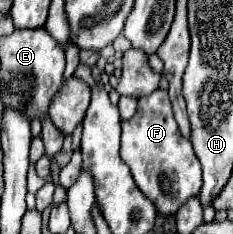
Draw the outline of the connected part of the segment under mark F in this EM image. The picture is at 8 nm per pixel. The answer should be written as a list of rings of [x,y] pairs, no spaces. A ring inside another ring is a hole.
[[[157,89],[153,91],[151,95],[147,97],[139,97],[139,103],[137,103],[137,113],[129,119],[129,121],[123,121],[123,135],[121,135],[121,159],[129,165],[131,169],[131,175],[137,183],[137,187],[141,189],[141,193],[153,201],[155,209],[169,217],[169,215],[175,215],[179,211],[179,207],[191,199],[191,197],[197,197],[199,195],[199,189],[201,189],[201,167],[199,167],[199,161],[193,153],[193,145],[189,143],[189,139],[185,139],[179,131],[179,125],[173,117],[173,109],[171,109],[171,101],[169,101],[169,95],[167,91],[163,89]]]

